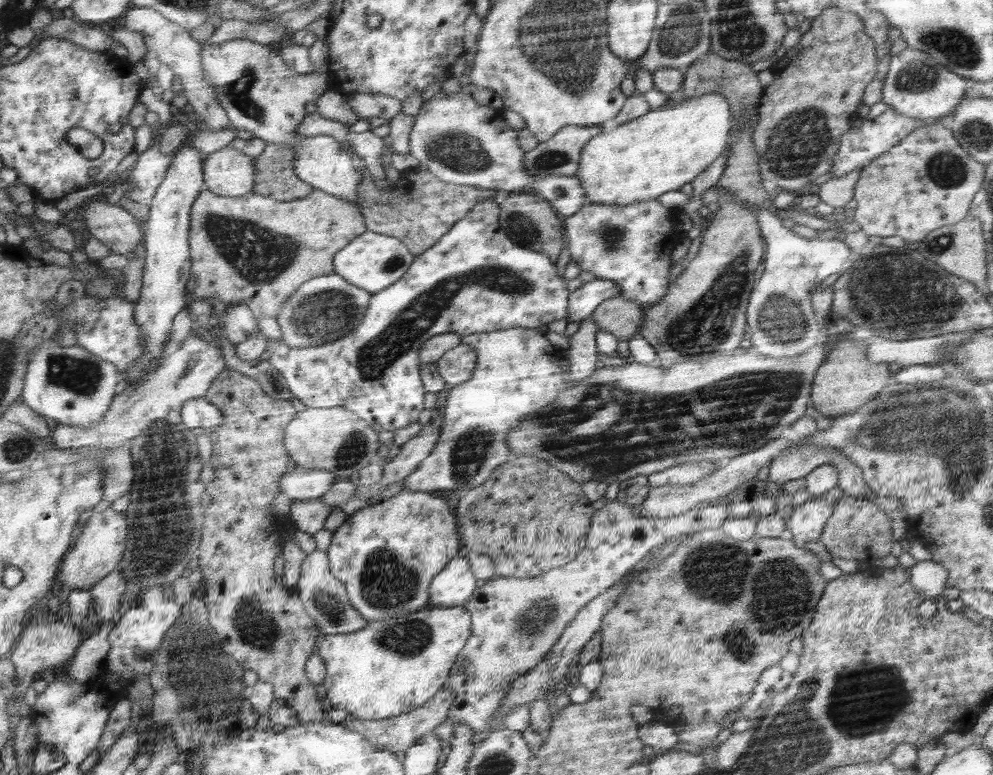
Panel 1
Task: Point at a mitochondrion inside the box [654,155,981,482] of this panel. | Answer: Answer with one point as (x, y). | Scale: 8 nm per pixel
(877, 289)

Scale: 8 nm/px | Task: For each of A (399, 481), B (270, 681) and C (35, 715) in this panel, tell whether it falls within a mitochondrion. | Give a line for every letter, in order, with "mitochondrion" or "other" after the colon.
A: other
B: other
C: other

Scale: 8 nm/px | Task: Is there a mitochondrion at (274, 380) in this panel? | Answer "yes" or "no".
yes

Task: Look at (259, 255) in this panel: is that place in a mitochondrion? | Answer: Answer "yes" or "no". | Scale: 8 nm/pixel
yes

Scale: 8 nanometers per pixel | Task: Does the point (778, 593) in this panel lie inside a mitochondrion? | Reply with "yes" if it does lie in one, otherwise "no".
yes

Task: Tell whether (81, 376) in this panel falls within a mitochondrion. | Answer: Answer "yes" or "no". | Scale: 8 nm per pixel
yes

